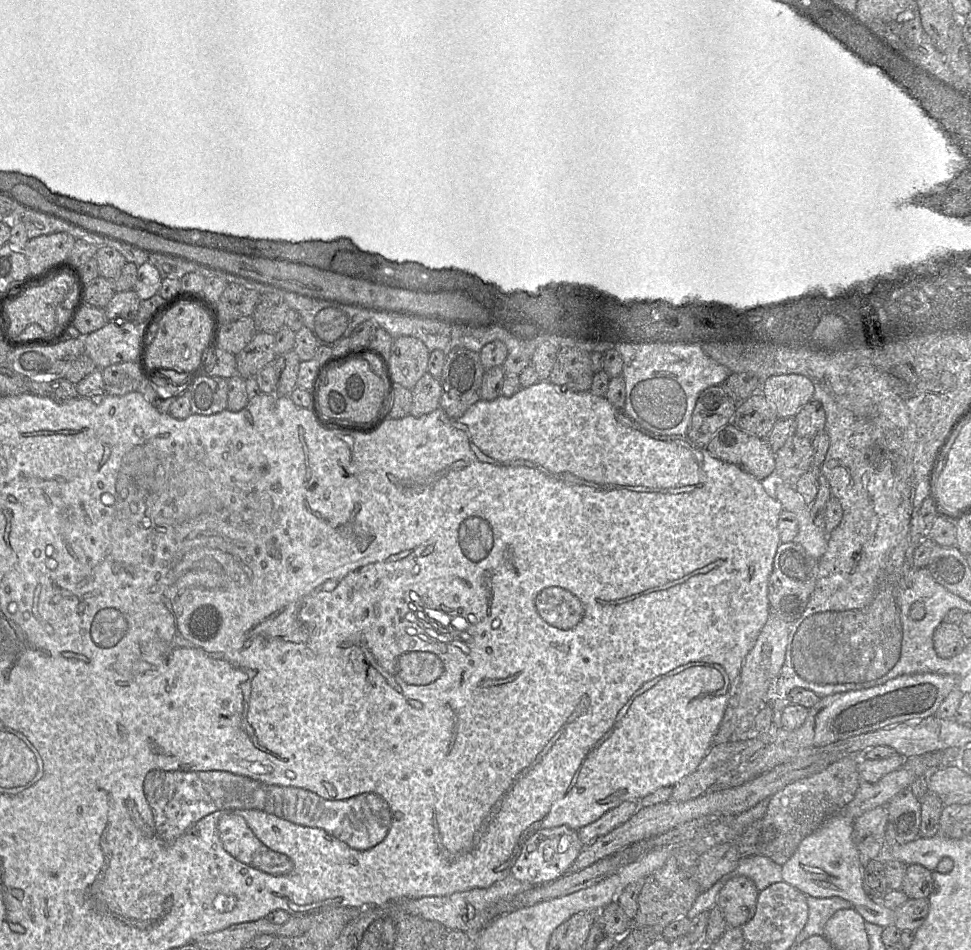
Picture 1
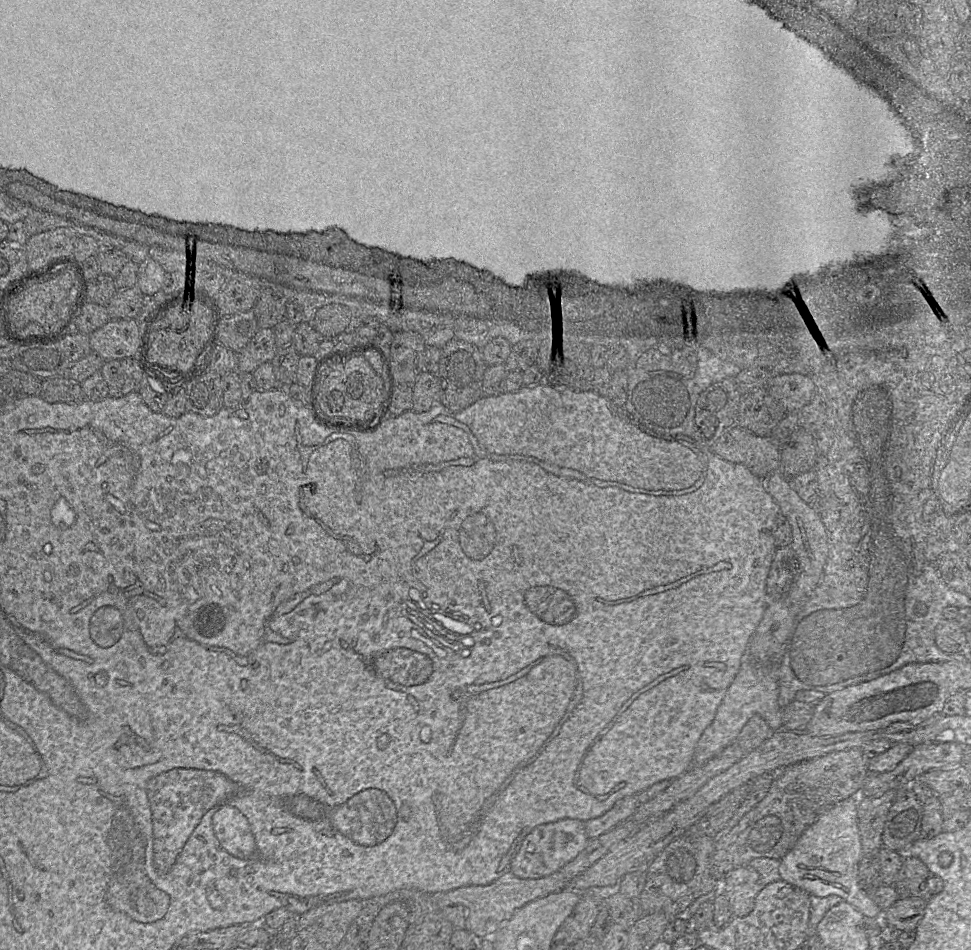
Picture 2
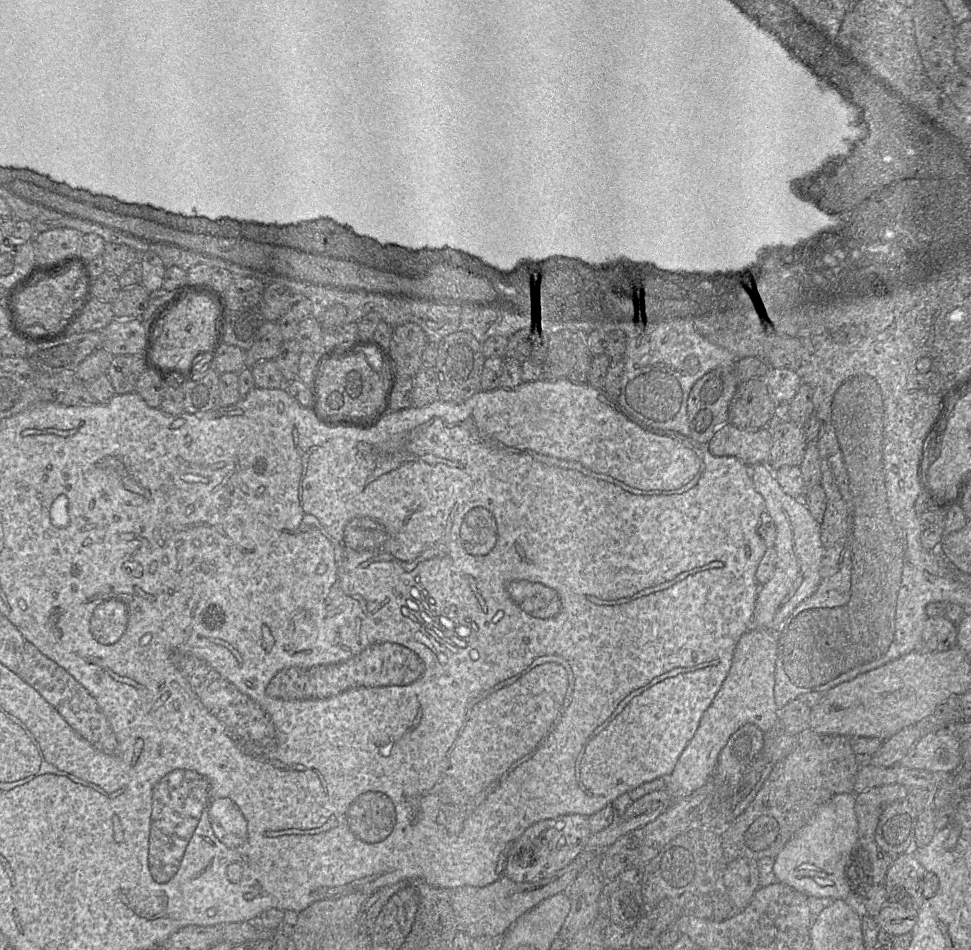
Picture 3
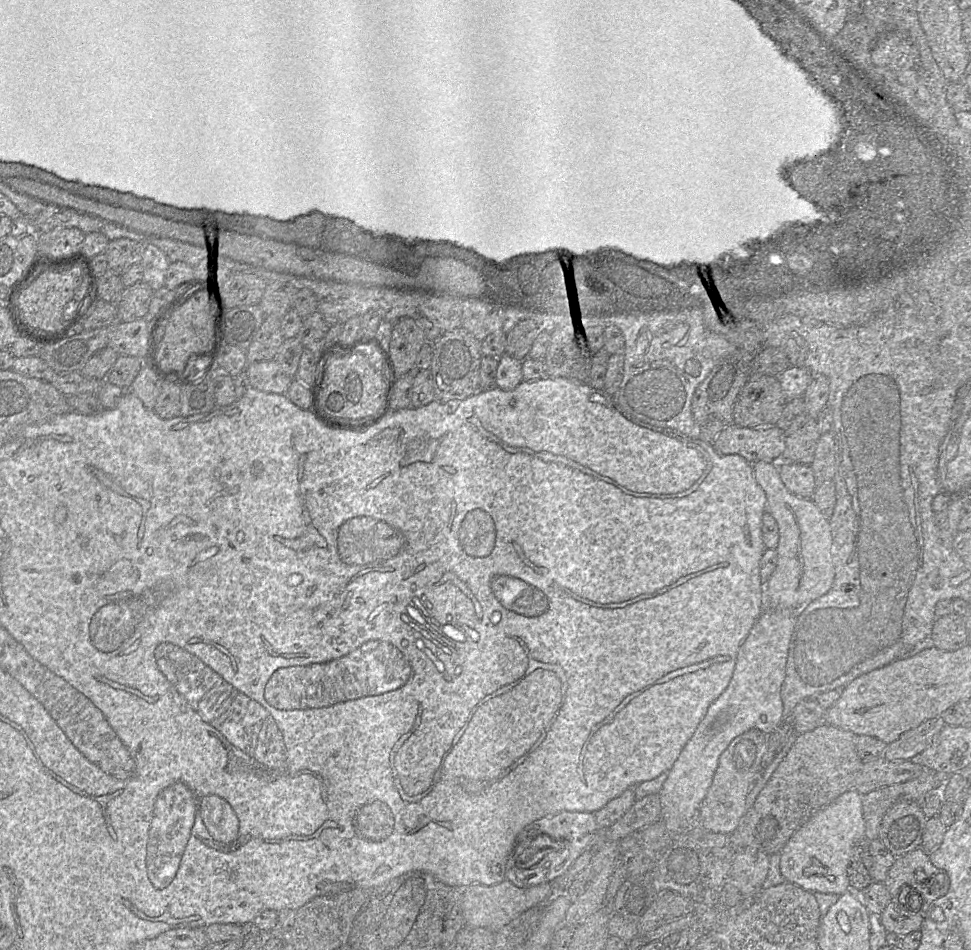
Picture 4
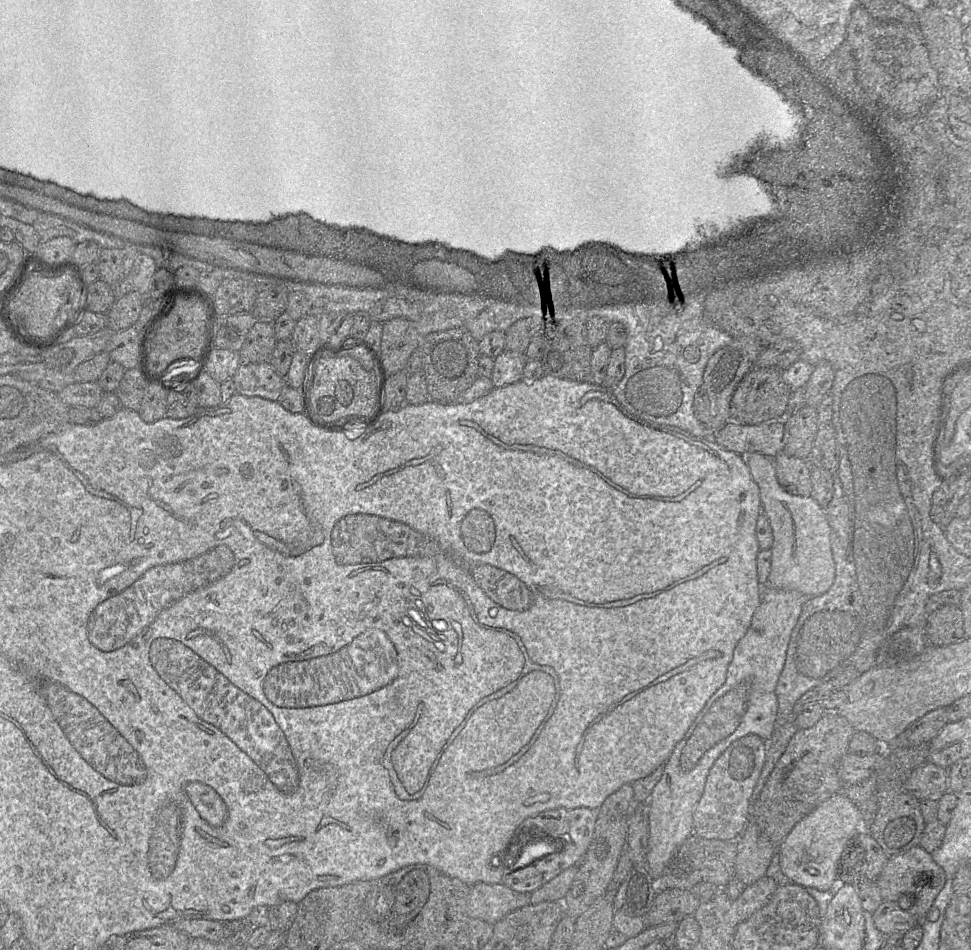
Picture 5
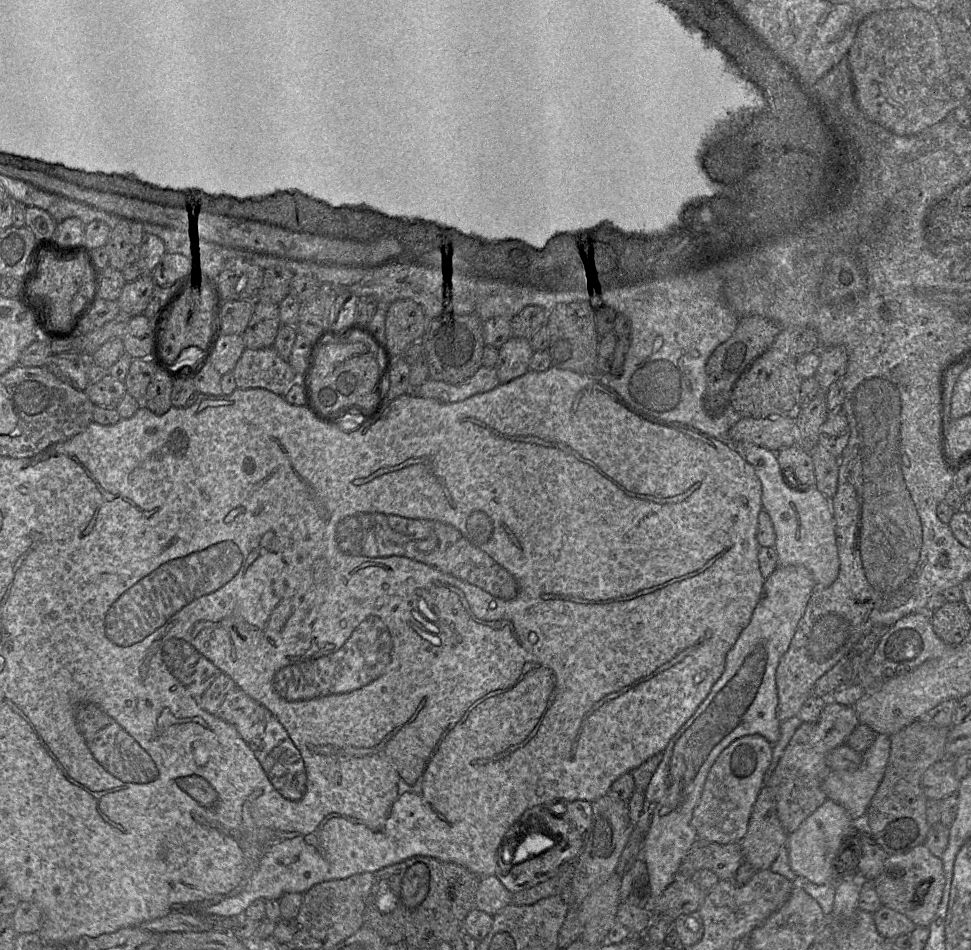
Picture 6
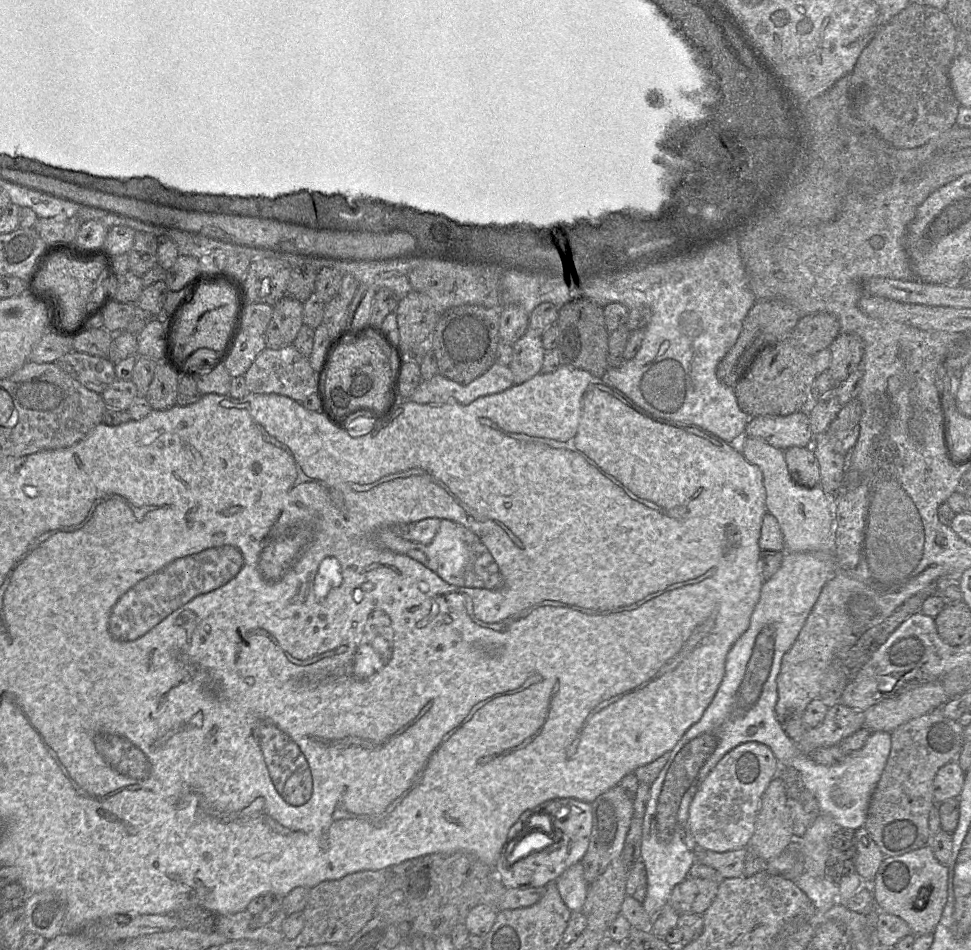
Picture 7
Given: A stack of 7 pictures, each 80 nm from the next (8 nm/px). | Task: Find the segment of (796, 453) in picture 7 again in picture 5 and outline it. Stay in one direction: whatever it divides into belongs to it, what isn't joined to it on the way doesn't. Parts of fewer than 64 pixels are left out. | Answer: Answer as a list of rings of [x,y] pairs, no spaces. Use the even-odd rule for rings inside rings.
[[[780,453],[775,458],[775,466],[780,483],[791,493],[813,496],[813,462]]]

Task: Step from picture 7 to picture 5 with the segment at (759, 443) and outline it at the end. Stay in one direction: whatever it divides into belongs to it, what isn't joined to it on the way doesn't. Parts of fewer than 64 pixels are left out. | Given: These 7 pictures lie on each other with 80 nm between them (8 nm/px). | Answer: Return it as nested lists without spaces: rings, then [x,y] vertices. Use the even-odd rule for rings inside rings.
[[[760,453],[742,456],[759,487],[762,512],[770,518],[774,533],[773,575],[768,586],[793,590],[807,598],[826,593],[836,576],[826,510],[813,496],[797,495],[784,488],[778,479],[775,459]]]

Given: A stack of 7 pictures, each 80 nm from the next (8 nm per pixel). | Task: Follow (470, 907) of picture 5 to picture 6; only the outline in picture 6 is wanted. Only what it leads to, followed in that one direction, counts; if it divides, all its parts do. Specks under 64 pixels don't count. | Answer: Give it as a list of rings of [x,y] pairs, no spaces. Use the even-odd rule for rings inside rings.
[[[496,876],[482,877],[476,892],[476,909],[490,915],[512,904],[510,892]]]

